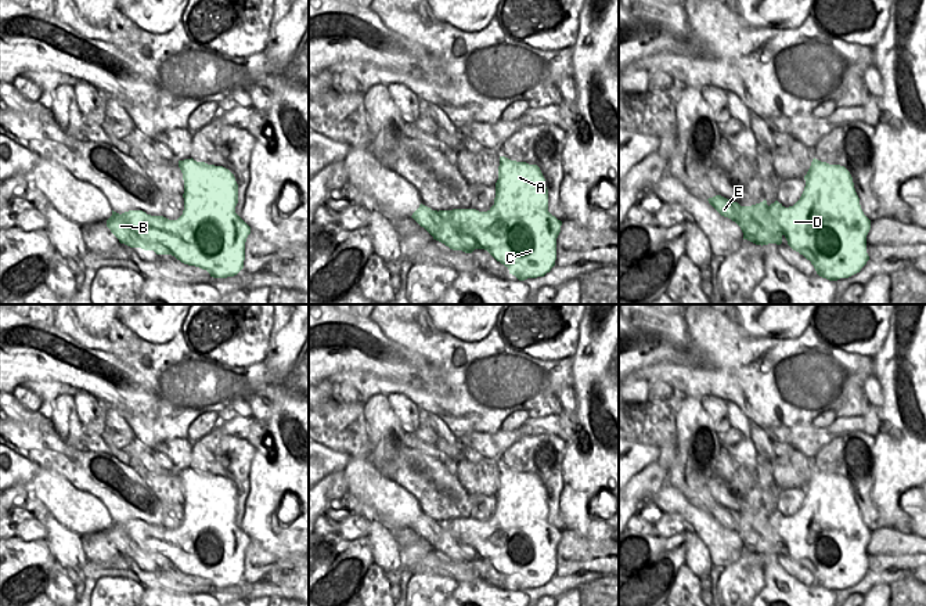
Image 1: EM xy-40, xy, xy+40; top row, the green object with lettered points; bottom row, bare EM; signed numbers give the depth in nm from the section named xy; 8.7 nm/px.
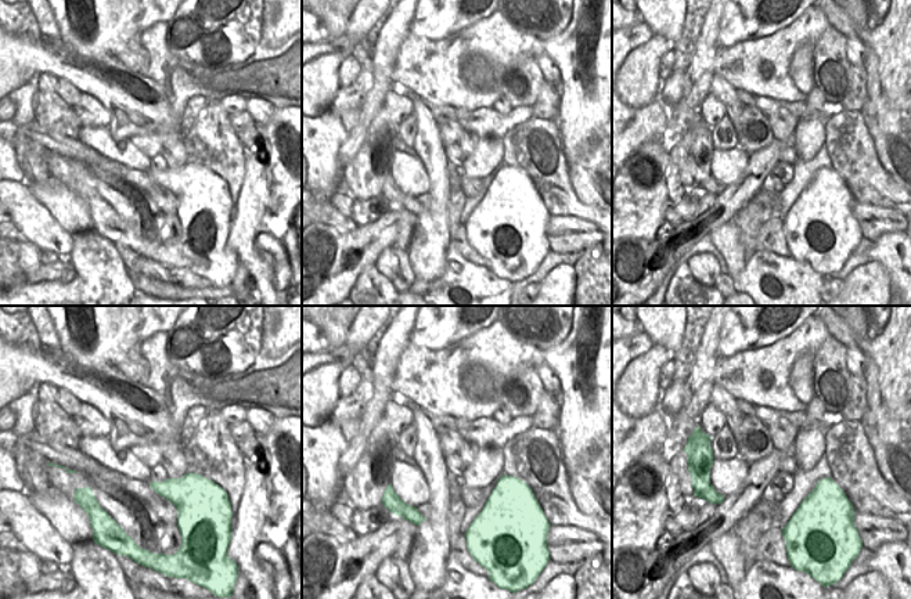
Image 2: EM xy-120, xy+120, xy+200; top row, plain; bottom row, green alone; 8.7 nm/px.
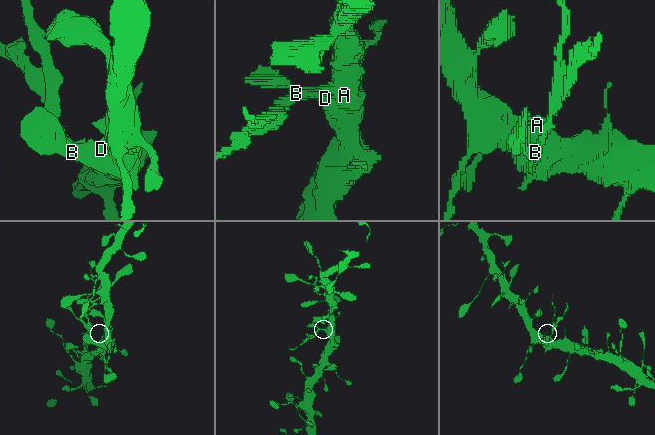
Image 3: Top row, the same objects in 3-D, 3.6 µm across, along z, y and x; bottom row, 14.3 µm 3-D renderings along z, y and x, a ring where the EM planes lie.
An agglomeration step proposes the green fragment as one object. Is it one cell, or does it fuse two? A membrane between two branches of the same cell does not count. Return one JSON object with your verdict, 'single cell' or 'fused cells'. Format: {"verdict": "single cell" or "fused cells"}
{"verdict": "fused cells"}

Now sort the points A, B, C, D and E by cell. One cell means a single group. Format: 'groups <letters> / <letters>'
groups A B C D / E

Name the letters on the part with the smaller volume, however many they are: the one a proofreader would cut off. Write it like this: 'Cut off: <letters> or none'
Cut off: E

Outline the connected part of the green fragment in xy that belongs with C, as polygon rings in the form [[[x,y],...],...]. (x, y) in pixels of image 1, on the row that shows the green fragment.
[[[500,156],[494,205],[487,212],[479,212],[476,209],[453,209],[437,212],[421,203],[411,217],[421,227],[424,227],[433,237],[433,239],[444,244],[453,250],[462,250],[465,253],[472,253],[475,249],[487,250],[497,261],[509,270],[509,274],[515,275],[519,281],[544,277],[555,266],[556,238],[561,232],[562,221],[548,212],[548,190],[545,187],[545,178],[537,165],[516,162],[505,156]]]

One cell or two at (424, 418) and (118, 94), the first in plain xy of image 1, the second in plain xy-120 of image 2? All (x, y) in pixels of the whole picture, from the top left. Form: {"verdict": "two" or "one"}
{"verdict": "two"}

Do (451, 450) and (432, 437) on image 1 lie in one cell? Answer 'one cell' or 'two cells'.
two cells

